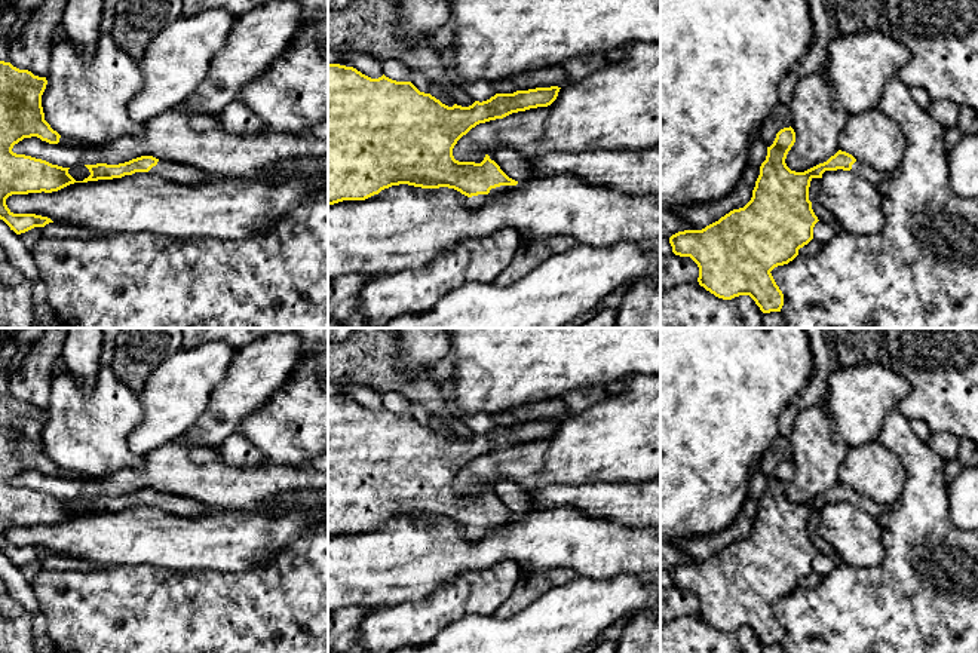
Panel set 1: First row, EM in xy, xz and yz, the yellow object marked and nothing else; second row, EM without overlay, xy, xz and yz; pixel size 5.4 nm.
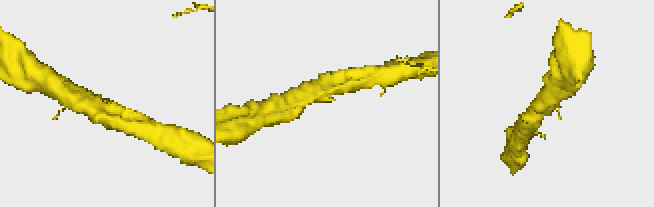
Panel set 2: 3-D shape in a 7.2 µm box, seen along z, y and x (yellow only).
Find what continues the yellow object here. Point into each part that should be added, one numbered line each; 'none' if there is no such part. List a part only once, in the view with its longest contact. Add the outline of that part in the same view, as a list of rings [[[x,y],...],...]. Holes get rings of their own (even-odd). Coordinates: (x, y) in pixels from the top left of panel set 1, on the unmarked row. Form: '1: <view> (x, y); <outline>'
1: xz (475, 533); [[[500,518],[500,519],[491,521],[488,527],[478,527],[478,528],[469,530],[469,534],[473,540],[478,540],[484,537],[490,530],[509,524],[512,521],[515,521],[515,518]]]

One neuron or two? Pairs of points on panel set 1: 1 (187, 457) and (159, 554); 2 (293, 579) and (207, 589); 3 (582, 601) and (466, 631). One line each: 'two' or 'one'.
1: two
2: one
3: one

